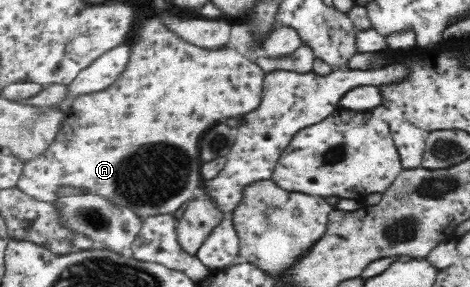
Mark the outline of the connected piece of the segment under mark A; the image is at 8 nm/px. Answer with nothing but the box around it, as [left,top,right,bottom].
[17,17,265,218]

